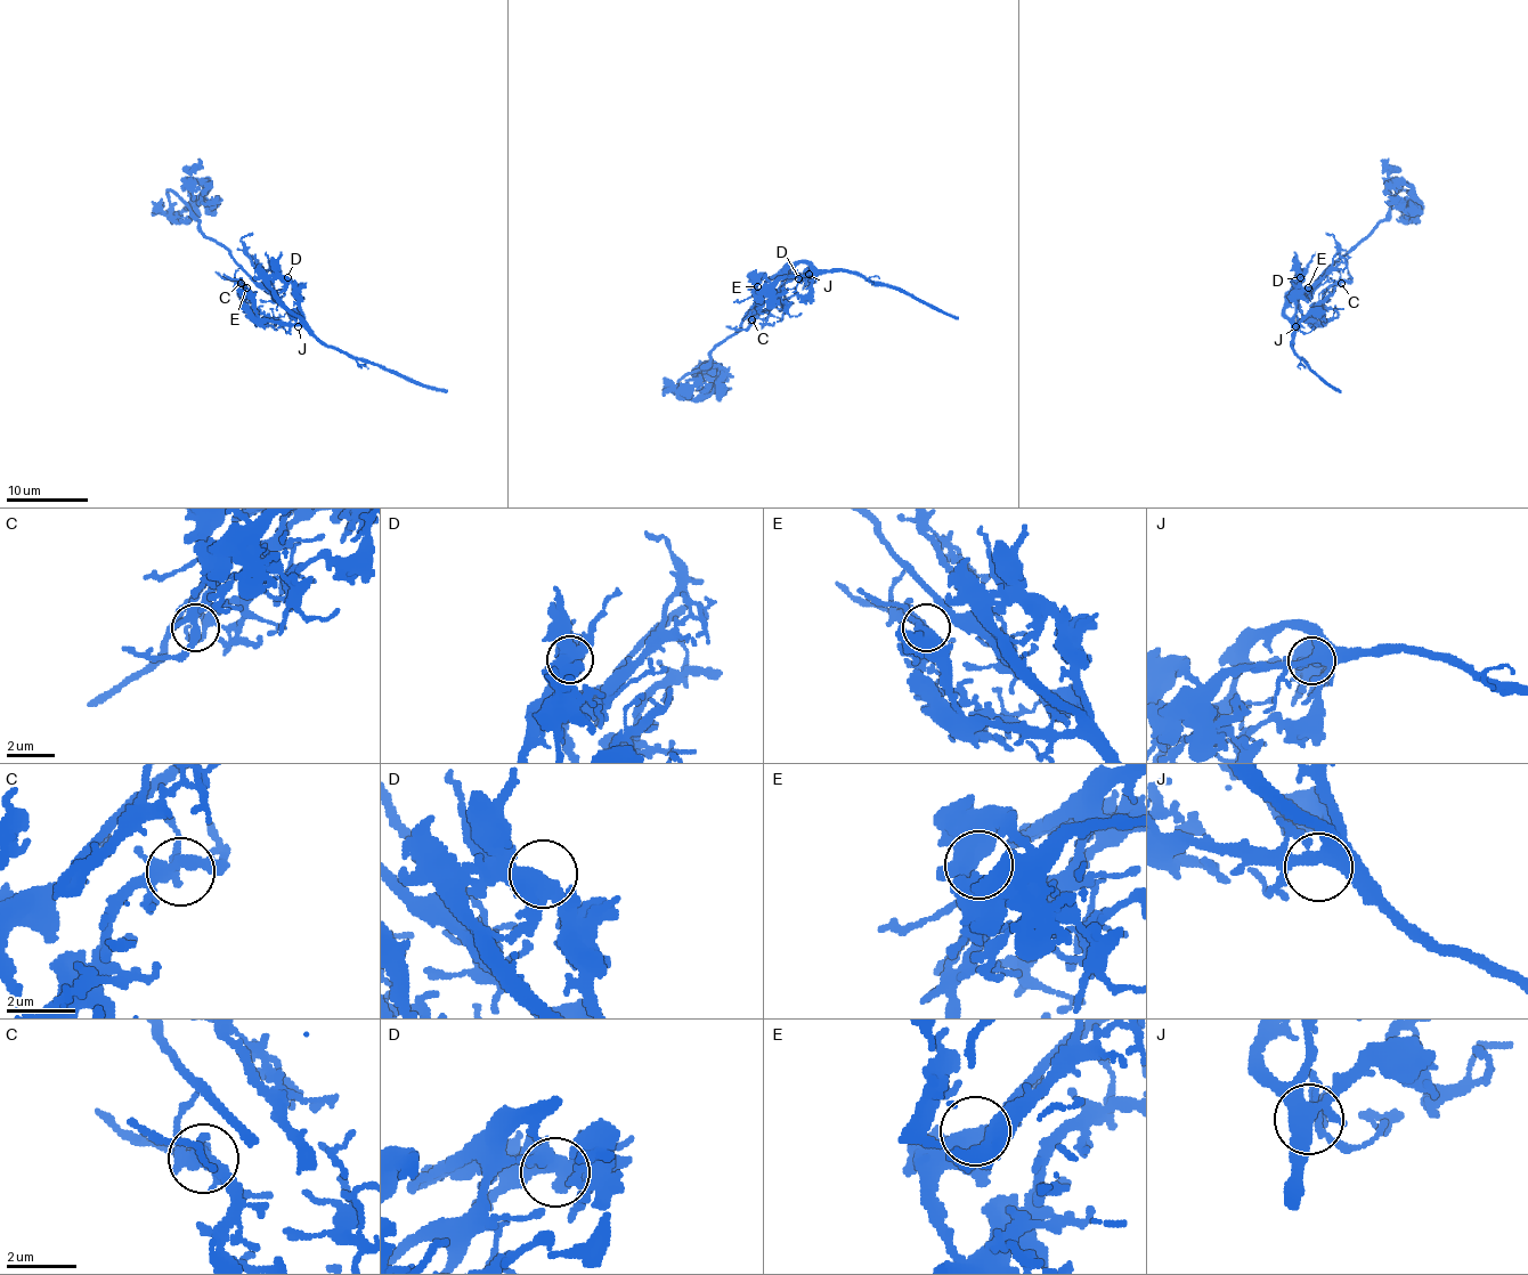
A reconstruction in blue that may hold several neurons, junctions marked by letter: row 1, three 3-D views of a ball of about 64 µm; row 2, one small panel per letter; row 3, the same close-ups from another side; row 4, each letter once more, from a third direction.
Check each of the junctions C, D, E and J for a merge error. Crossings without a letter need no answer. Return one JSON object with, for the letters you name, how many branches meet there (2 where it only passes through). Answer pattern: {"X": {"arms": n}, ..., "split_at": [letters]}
{"split_at": []}

